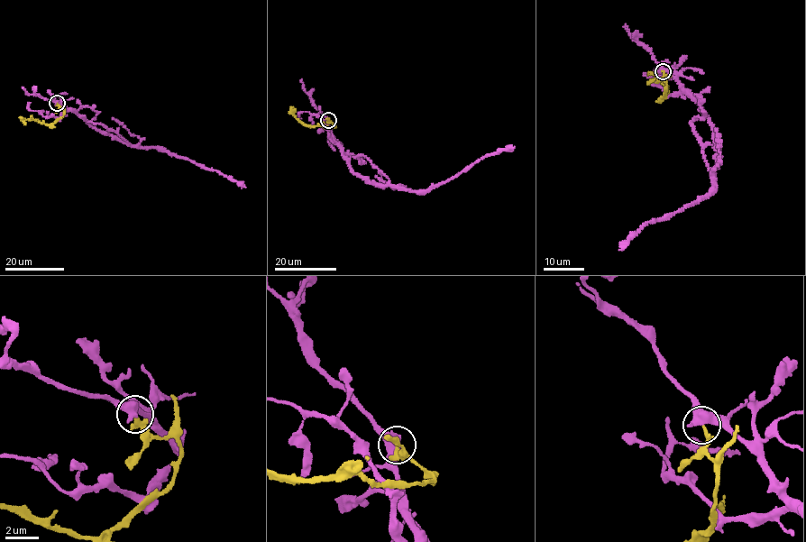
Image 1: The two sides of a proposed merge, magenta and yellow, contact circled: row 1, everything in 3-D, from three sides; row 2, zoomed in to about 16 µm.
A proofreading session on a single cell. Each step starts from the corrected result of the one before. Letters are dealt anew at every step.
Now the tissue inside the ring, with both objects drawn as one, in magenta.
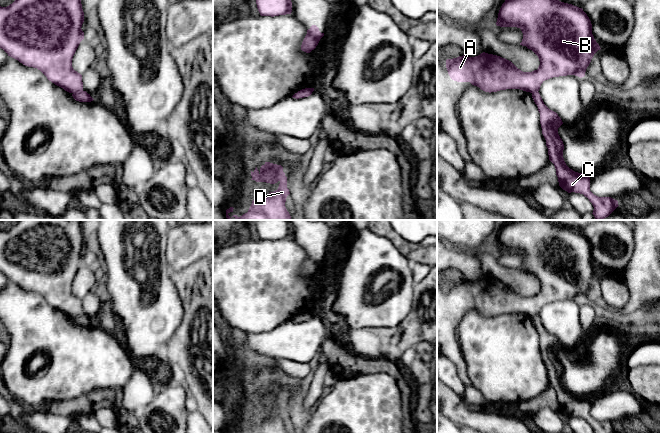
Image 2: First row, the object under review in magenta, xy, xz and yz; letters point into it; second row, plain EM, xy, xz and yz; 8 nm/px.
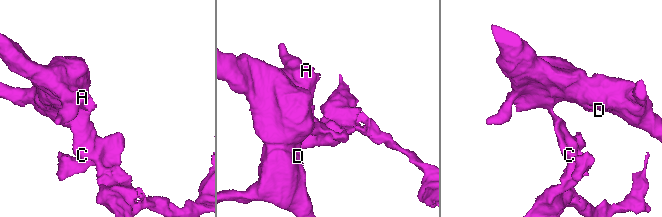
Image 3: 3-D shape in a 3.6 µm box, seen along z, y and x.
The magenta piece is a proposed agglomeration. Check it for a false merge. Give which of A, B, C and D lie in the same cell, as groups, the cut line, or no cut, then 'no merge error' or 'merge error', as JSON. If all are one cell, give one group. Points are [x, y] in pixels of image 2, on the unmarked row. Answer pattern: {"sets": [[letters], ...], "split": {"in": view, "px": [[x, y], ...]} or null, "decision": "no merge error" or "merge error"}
{"sets": [["A", "B", "D"], ["C"]], "split": {"in": "xy", "px": [[82, 314], [73, 317]]}, "decision": "merge error"}

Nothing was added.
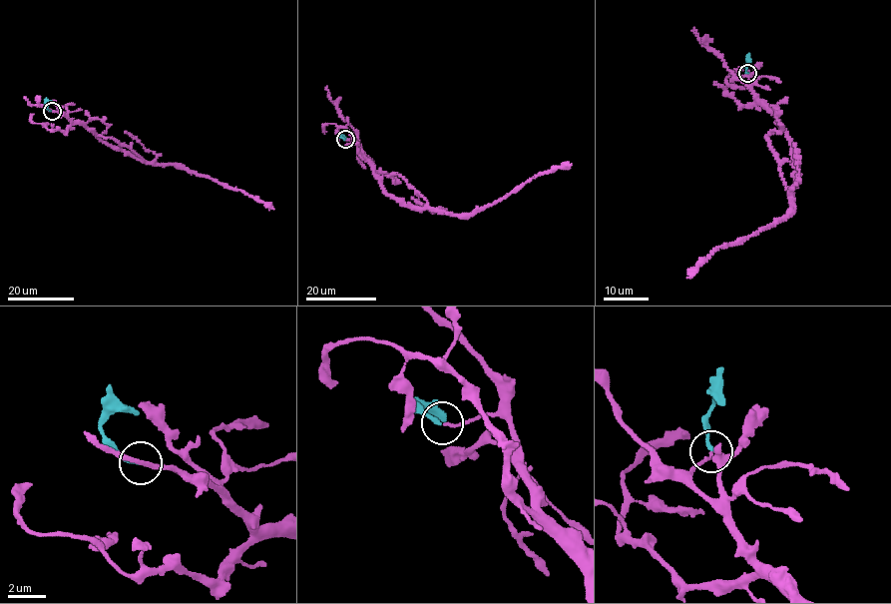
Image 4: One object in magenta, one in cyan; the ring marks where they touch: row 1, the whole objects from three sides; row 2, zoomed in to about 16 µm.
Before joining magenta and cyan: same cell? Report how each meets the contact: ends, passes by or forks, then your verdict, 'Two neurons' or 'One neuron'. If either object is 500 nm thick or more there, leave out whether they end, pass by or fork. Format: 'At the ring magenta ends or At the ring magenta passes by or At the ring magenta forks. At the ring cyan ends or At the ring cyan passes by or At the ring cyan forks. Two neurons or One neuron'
At the ring magenta ends. At the ring cyan ends. One neuron

